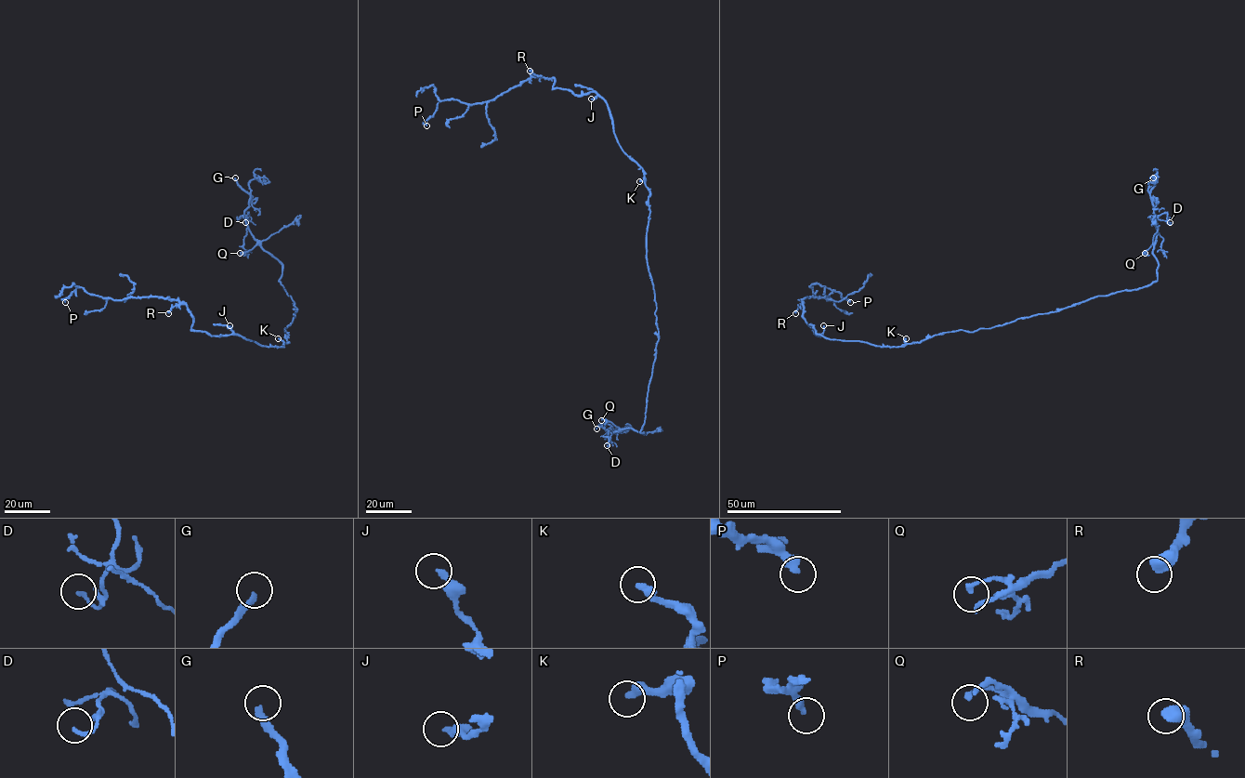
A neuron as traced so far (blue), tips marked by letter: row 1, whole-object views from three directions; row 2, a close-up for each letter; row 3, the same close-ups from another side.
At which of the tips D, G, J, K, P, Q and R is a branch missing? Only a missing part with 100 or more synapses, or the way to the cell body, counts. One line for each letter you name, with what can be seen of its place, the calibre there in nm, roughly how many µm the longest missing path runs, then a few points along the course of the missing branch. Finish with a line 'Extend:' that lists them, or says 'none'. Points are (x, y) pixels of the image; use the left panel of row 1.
G: place (235, 178); calibre 240 nm; missing 45 µm; course (235, 178), (243, 159), (233, 154), (234, 139), (249, 116), (247, 110)
Extend: G

